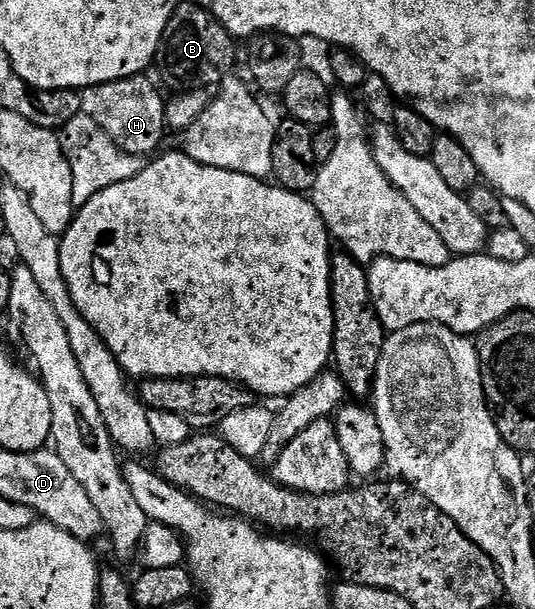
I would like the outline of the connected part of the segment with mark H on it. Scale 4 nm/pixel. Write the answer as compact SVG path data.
M132 74L123 80L81 89L83 113L92 118L92 122L96 122L96 126L100 126L120 150L143 158L157 153L163 147L162 139L168 136L166 100L148 77L146 74Z

